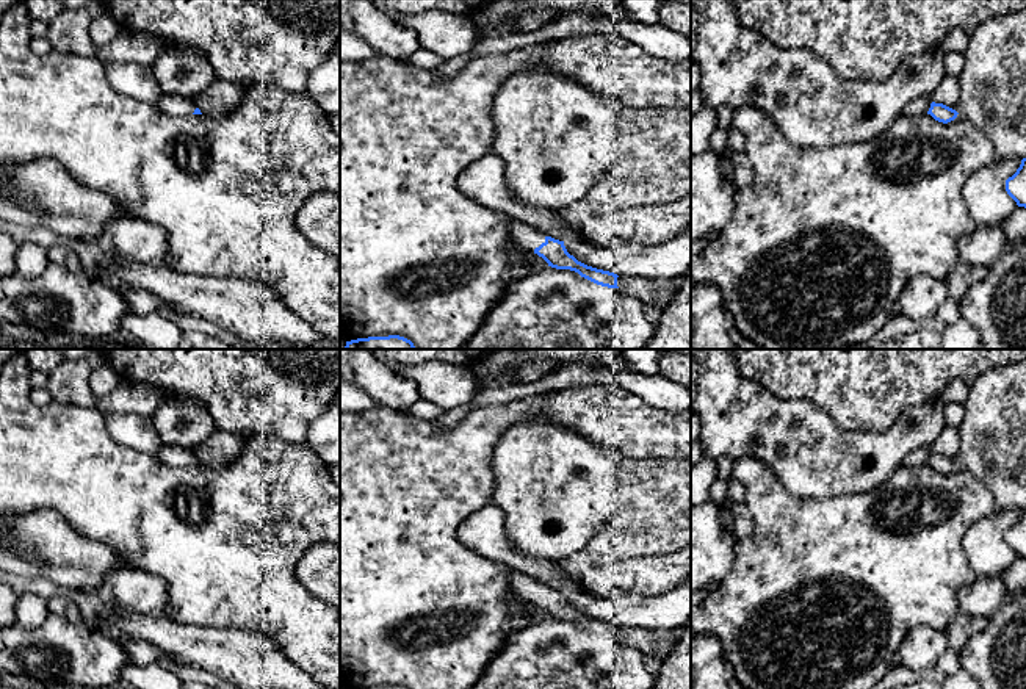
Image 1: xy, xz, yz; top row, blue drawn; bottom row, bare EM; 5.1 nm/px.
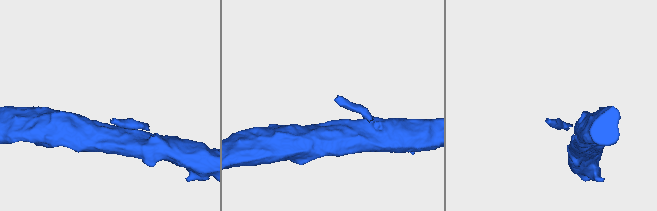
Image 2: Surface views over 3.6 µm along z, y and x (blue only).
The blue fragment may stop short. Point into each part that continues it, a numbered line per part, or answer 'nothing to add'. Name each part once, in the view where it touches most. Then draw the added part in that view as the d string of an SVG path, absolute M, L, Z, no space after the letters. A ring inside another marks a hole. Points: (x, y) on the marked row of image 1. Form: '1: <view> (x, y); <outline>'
1: xz (523, 235); M508 215L506 221L509 224L512 241L522 249L534 252L536 247L545 243L547 235L544 235L540 230Z

